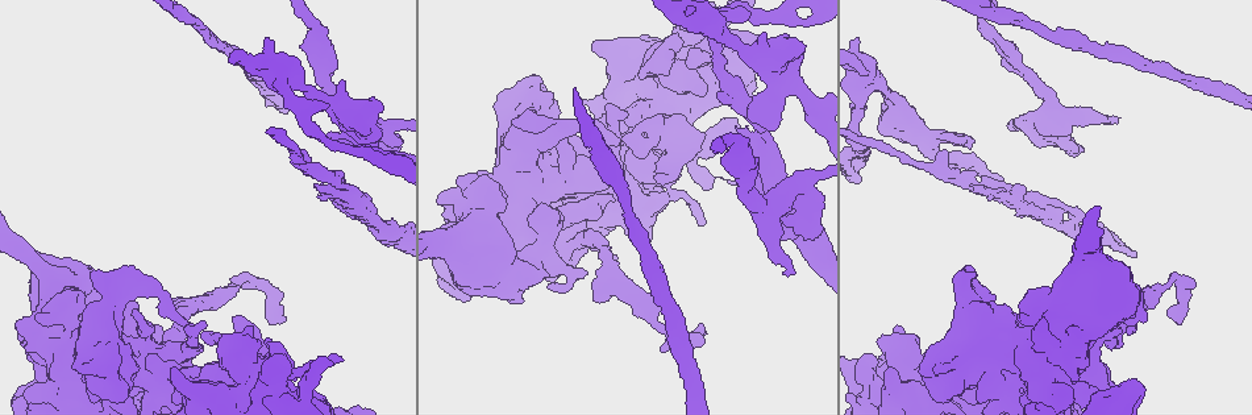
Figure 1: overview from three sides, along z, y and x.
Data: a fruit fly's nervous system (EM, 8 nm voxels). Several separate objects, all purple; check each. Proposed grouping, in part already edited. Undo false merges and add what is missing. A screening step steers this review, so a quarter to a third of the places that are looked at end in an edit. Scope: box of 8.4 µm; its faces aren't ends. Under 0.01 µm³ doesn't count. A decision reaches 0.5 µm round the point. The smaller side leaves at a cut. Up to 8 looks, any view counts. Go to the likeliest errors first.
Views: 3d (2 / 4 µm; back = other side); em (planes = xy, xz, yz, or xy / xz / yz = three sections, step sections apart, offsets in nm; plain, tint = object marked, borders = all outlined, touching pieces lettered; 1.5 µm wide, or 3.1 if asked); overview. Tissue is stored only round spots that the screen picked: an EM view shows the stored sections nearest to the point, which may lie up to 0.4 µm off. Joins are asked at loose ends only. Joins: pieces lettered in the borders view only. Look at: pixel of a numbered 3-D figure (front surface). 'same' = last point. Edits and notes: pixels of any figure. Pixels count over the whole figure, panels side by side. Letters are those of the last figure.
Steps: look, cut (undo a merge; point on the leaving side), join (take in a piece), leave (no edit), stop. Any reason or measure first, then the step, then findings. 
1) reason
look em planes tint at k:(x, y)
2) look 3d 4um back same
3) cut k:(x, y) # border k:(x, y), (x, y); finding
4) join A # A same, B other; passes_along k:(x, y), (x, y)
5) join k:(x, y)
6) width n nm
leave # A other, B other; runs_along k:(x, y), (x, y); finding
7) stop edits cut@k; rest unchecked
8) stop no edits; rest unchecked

free end
look em xz step 8 borders at 1:(236, 320)

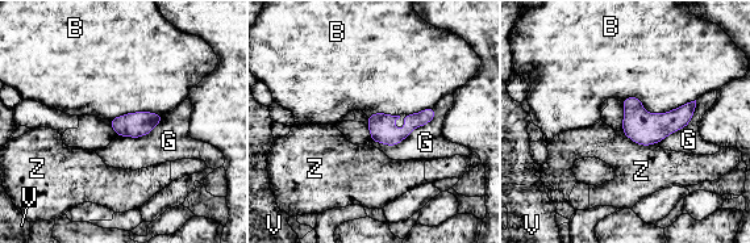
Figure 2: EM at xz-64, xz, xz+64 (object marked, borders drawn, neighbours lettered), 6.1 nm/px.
width 150 nm
leave # B other, G other, V other, Z other; border 2:(434, 107), (398, 143), (373, 142); no lettered piece goes on from it

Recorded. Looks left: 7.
branch stops here
look 3d 4um at 1:(1114, 121)

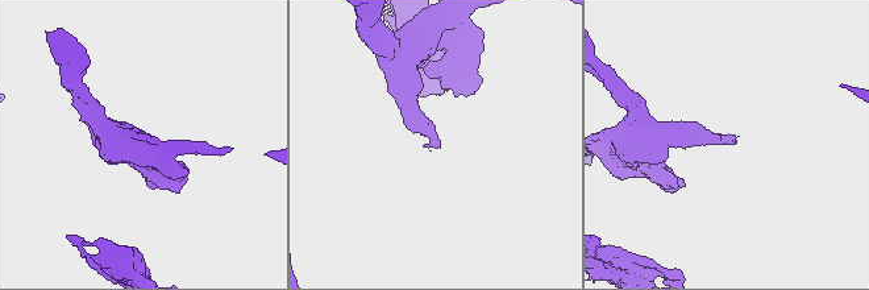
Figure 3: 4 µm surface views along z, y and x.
look em planes plain at 3:(734, 143)

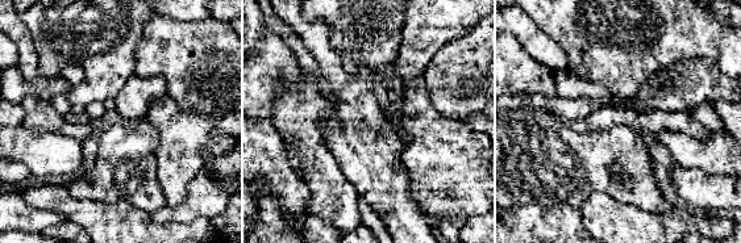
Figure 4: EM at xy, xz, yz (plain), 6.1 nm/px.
see the neighbours
look em planes borders same

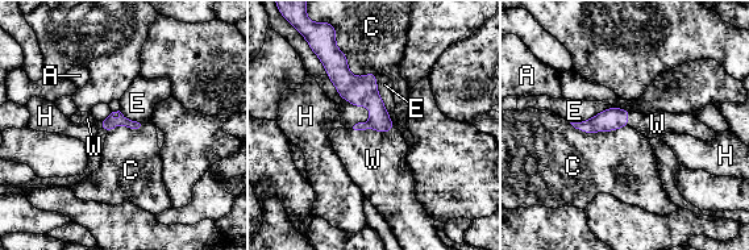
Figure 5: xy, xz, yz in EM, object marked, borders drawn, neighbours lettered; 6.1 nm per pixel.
longest_contact C 360 nm
join W # A other, C other, E other, H other, W same; the cell continues

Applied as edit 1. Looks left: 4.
calibre changes
look 3d 4um at 1:(519, 288)

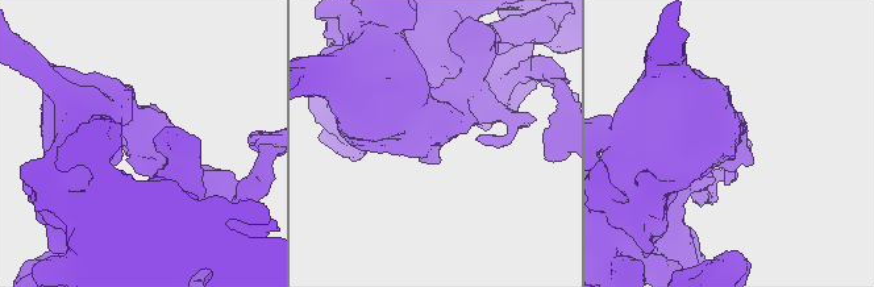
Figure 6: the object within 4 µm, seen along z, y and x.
now the EM
look em planes tint at 6:(728, 161)

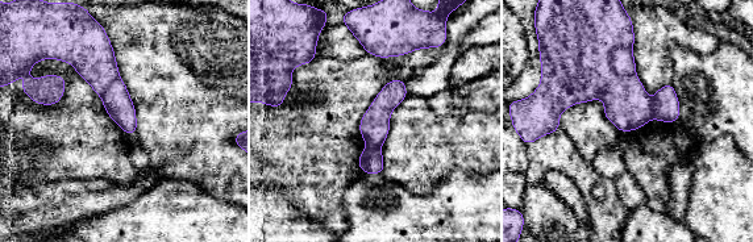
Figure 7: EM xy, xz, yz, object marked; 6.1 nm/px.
look em planes borders same

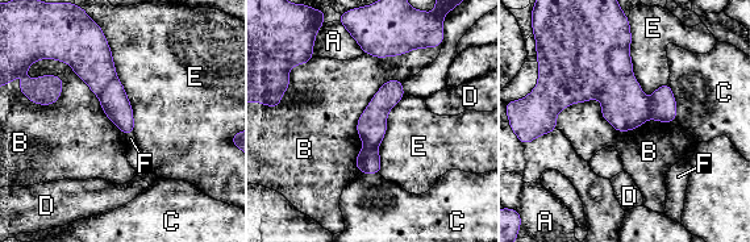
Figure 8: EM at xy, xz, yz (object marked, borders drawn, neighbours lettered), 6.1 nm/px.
leave # A other, B other, C other, D other, E other, F other; continuous, no second cell

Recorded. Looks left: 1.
stop edits join@5; rest unchecked

